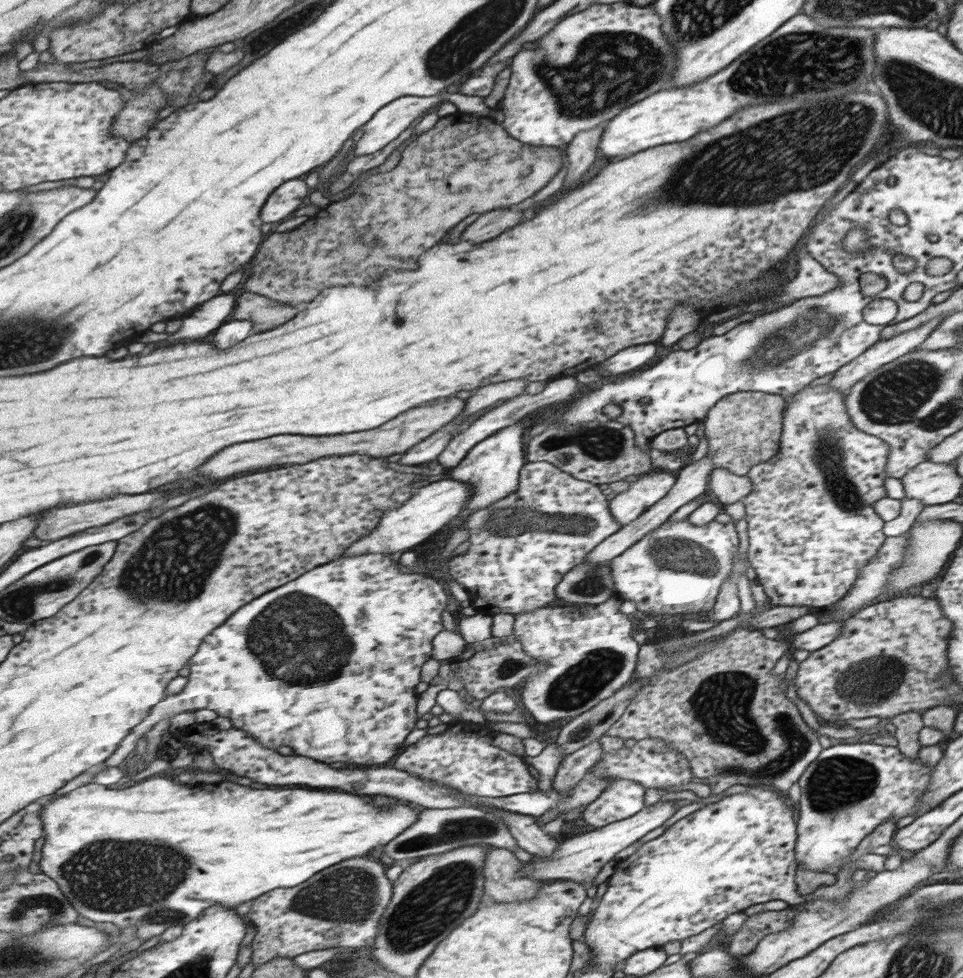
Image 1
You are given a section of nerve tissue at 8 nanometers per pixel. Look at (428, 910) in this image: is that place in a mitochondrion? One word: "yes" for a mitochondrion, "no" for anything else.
yes

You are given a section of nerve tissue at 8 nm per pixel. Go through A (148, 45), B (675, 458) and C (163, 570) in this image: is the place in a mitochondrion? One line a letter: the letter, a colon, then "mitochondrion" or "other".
A: other
B: other
C: mitochondrion

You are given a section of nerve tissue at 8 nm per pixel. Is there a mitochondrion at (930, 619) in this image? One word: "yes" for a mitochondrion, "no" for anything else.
no

